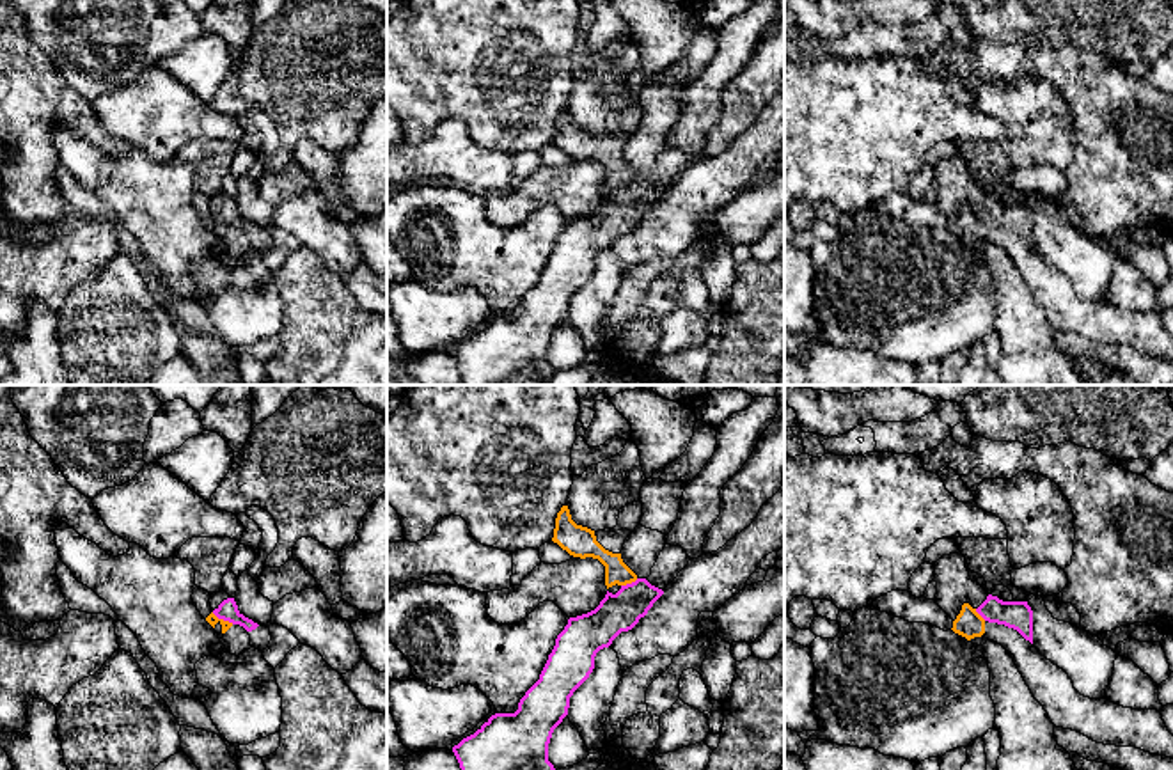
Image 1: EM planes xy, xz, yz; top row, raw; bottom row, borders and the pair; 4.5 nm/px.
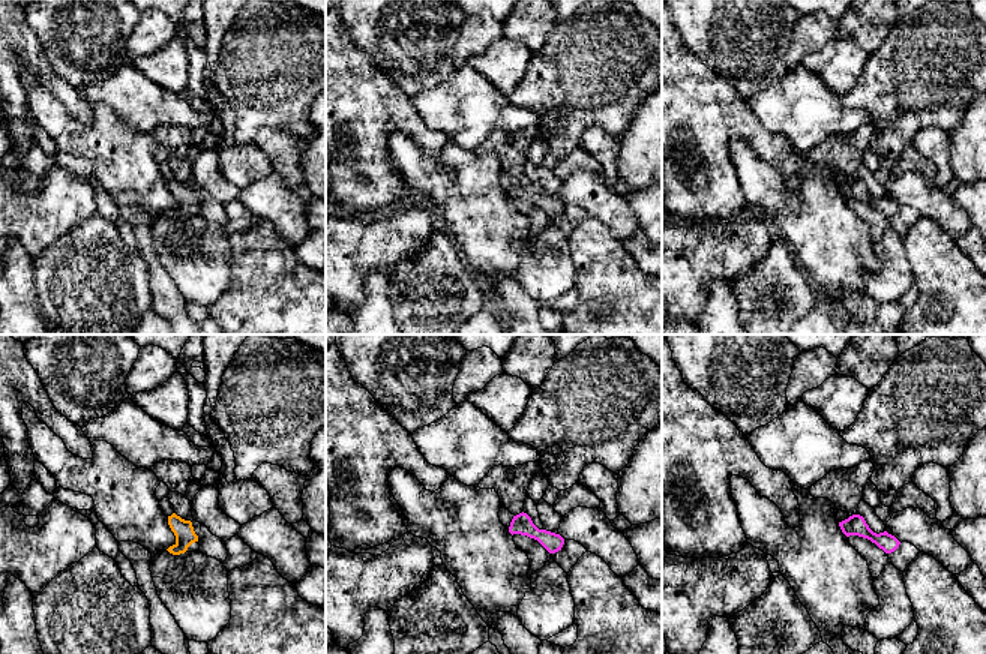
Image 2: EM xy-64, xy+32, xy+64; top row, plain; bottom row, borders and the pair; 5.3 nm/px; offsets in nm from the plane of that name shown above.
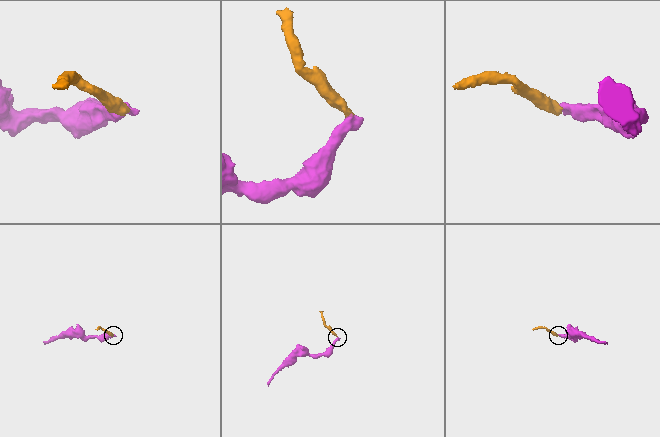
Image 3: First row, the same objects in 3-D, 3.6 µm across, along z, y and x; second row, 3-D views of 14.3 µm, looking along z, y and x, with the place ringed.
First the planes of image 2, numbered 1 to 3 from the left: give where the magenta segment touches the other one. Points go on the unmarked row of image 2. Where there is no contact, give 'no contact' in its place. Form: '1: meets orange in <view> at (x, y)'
1: no contact
2: no contact
3: no contact

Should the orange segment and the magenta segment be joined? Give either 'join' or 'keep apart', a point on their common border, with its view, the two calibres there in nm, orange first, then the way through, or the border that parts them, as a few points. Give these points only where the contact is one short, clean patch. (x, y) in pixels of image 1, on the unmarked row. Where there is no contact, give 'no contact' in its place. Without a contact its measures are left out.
keep apart; contact xy (222, 222); calibres 50 and 90 nm; border xy (212, 215), (233, 226)

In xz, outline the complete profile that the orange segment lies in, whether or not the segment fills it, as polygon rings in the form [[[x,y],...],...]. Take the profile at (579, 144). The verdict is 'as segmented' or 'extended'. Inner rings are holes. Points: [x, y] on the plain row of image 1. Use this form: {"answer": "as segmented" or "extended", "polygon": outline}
{"answer": "extended", "polygon": [[[642,105],[626,106],[619,112],[618,128],[605,133],[591,133],[571,122],[568,108],[563,108],[555,121],[552,144],[573,160],[593,160],[605,169],[605,188],[616,197],[623,188],[639,179],[623,165],[625,142],[635,133],[642,119]]]}

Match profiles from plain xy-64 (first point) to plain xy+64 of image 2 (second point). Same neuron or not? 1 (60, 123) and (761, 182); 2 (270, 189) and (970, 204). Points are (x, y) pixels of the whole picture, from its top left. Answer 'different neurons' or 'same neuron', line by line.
1: same neuron
2: different neurons

